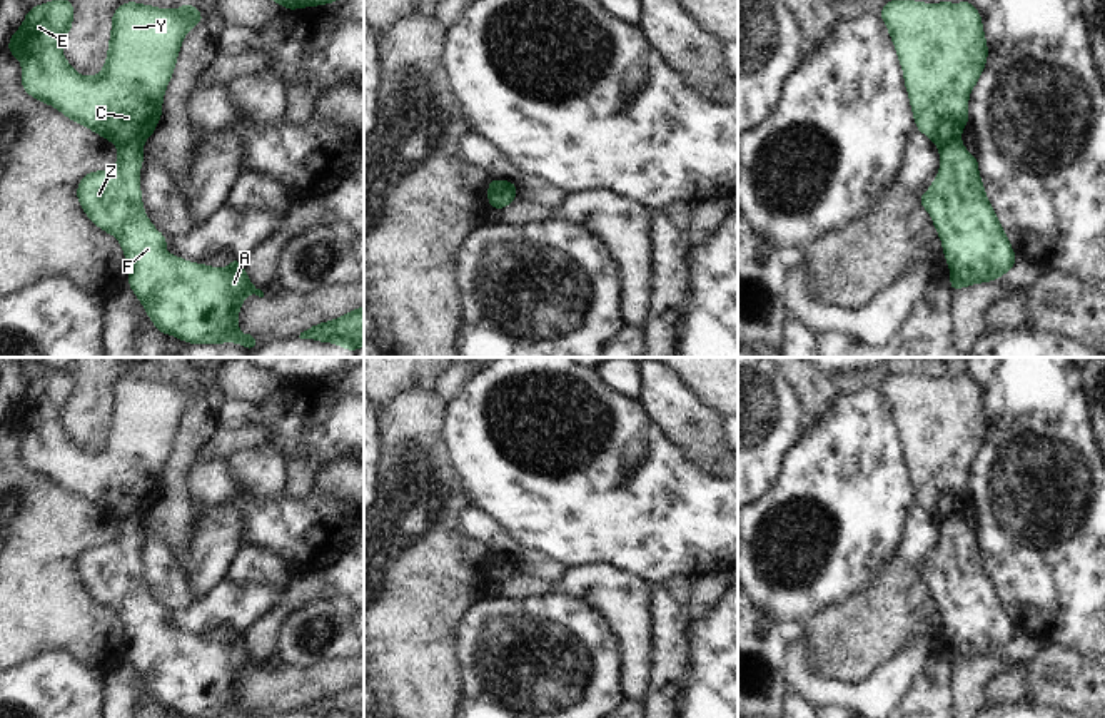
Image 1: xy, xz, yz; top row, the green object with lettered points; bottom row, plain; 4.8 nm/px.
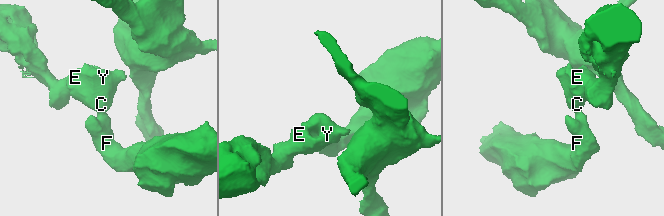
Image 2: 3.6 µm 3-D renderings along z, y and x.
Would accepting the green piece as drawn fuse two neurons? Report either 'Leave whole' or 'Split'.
Split.

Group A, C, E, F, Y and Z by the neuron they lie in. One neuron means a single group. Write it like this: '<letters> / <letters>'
A F Z / C E Y

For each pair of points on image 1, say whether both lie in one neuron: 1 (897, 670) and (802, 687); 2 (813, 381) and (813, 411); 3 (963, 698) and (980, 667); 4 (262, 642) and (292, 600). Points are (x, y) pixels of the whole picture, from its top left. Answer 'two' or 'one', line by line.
1: one
2: one
3: one
4: one

